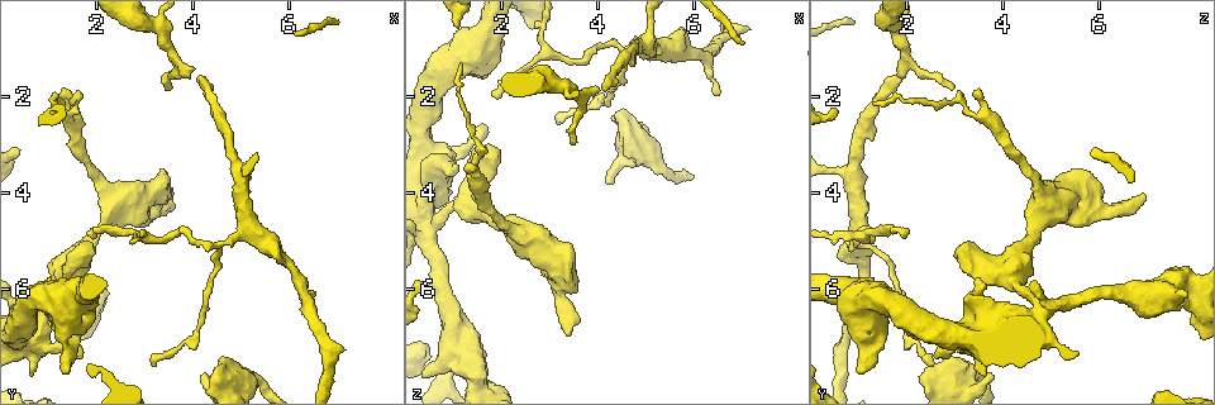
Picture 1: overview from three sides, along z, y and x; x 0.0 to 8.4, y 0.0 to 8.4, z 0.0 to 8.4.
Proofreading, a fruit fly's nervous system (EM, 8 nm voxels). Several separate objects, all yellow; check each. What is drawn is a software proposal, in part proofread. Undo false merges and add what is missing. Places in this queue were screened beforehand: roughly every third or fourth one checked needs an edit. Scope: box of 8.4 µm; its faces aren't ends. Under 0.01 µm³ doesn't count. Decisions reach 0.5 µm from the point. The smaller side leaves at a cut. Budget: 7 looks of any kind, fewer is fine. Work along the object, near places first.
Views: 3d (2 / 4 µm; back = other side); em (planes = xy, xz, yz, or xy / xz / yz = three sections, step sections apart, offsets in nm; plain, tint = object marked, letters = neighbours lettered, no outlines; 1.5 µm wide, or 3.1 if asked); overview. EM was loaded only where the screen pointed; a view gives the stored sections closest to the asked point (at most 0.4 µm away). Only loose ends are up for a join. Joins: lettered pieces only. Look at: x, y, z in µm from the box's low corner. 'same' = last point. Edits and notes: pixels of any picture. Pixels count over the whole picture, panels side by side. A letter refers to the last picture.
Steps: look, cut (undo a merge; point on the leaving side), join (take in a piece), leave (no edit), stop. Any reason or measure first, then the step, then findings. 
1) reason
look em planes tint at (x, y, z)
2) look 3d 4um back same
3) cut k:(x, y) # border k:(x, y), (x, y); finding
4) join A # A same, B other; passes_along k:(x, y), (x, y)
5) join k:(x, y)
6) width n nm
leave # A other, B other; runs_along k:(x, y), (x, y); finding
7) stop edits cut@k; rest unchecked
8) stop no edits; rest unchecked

look em planes letters at (1.90, 4.80, 2.05)

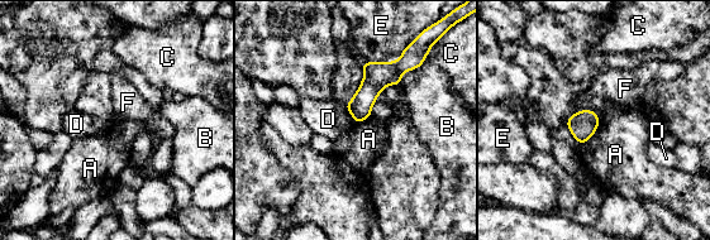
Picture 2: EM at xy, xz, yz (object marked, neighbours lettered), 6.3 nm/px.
leave # A other, B other, C other, D other, E other, F other; no lettered piece goes on from it

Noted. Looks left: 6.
branch point
look 3d 4um back at (1.50, 2.40, 3.70)

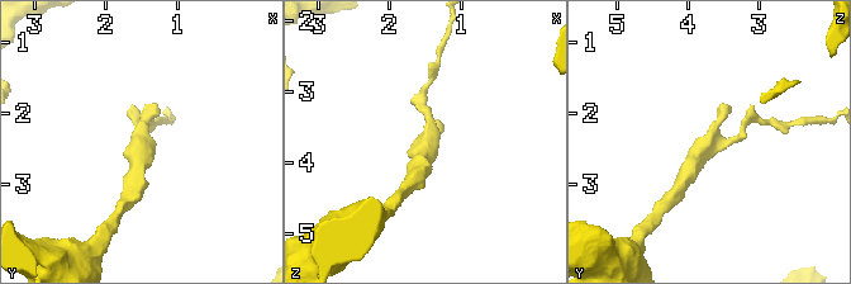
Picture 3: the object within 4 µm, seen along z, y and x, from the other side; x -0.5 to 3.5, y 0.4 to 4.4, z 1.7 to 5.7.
look em planes letters at (1.50, 2.45, 3.65)

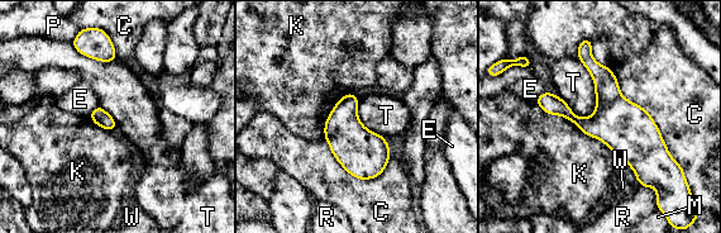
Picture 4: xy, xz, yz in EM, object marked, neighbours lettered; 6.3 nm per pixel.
width 300 nm
leave # C other, E other, K other, M other, P other, R other, T other, W other; border 4:(578, 57), (595, 93), (585, 118); all the same neuron

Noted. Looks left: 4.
free end
look em planes letters at (4.10, 7.80, 3.70)

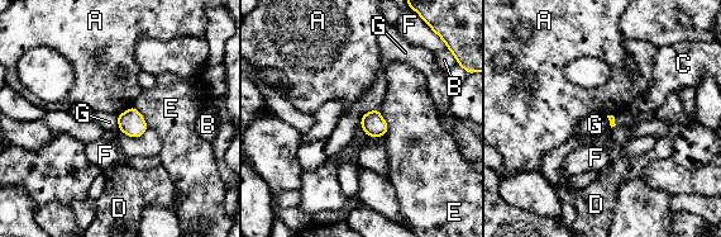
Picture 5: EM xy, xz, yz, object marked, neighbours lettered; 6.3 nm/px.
leave # A other, B other, C other, D other, E other, F other, G other; border 5:(377, 108), (367, 112), (359, 124); none of them fits

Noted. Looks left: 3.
stop no edits; rest unchecked

